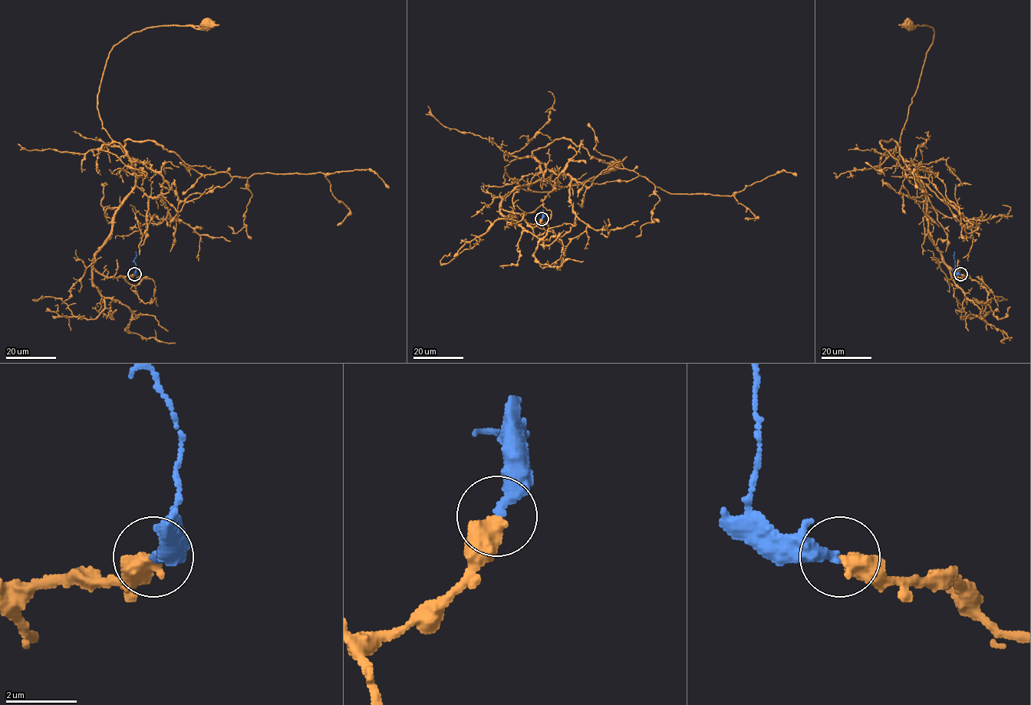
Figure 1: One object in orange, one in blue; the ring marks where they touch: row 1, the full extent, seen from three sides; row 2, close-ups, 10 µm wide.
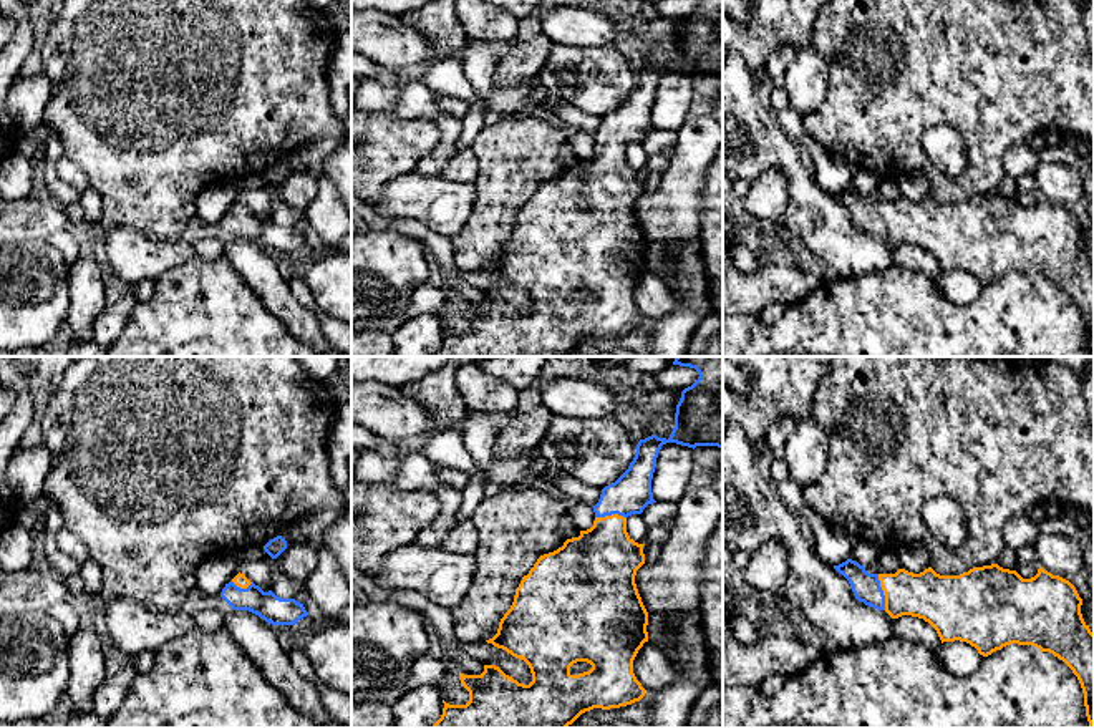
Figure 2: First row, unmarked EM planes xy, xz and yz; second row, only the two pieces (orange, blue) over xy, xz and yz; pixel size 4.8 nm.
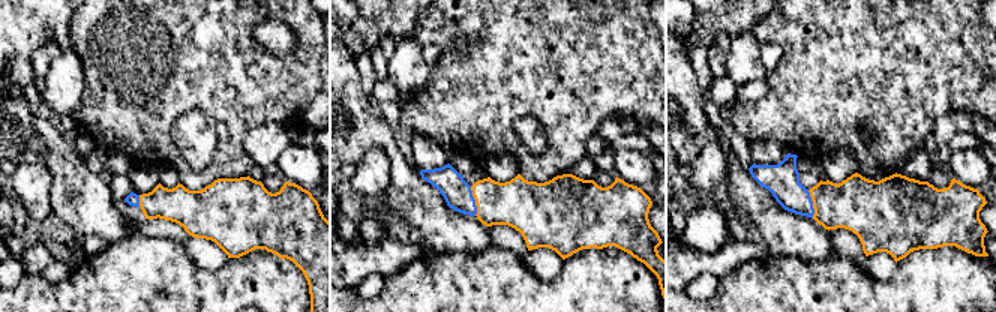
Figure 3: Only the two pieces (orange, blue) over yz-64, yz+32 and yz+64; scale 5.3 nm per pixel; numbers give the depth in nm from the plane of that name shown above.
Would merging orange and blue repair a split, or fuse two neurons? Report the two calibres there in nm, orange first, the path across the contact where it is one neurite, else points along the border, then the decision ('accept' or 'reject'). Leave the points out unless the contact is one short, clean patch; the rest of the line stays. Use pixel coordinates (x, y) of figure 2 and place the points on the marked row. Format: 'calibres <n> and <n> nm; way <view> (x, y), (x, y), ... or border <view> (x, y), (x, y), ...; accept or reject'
calibres 240 and 140 nm; way yz (929, 596), (884, 592), (866, 587); accept

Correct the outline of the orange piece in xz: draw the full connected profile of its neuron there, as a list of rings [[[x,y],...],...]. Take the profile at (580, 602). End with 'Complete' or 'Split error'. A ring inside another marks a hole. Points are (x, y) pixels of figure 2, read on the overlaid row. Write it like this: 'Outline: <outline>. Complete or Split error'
Outline: [[[676,357],[673,365],[695,368],[699,376],[681,391],[670,438],[651,434],[638,441],[628,469],[602,489],[593,526],[537,559],[516,589],[497,633],[486,640],[524,660],[532,682],[519,683],[496,665],[484,665],[481,675],[459,672],[469,701],[449,705],[443,700],[443,715],[431,728],[567,728],[585,711],[620,708],[645,696],[646,690],[633,673],[633,660],[648,642],[648,612],[635,584],[637,570],[645,564],[645,544],[628,536],[627,517],[656,502],[651,479],[663,444],[723,448],[723,357]],[[577,662],[592,668],[572,675],[570,667]]]. Split error

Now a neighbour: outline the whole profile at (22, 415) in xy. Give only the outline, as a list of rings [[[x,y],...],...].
[[[20,391],[12,411],[0,423],[0,534],[15,524],[17,516],[17,497],[7,481],[8,461],[33,420],[33,401]]]

